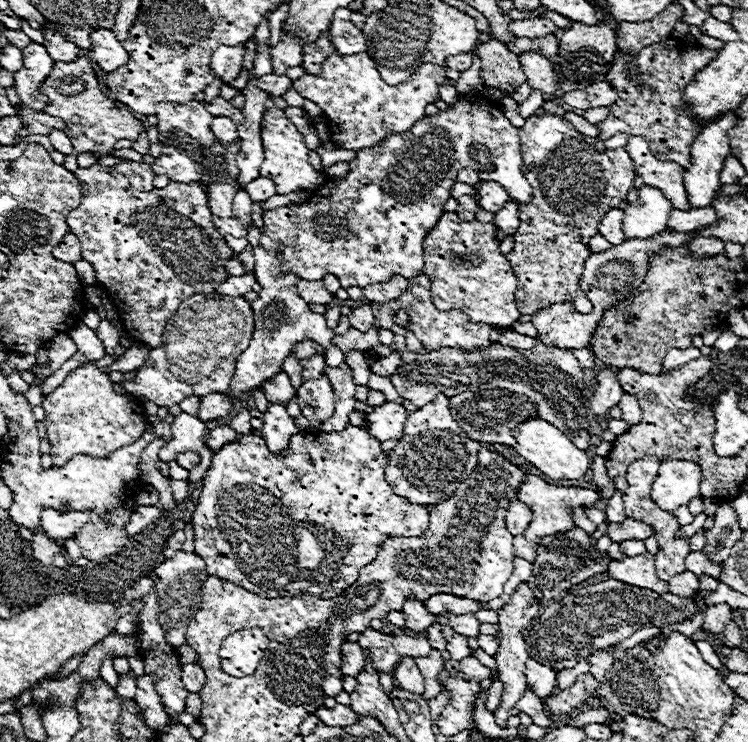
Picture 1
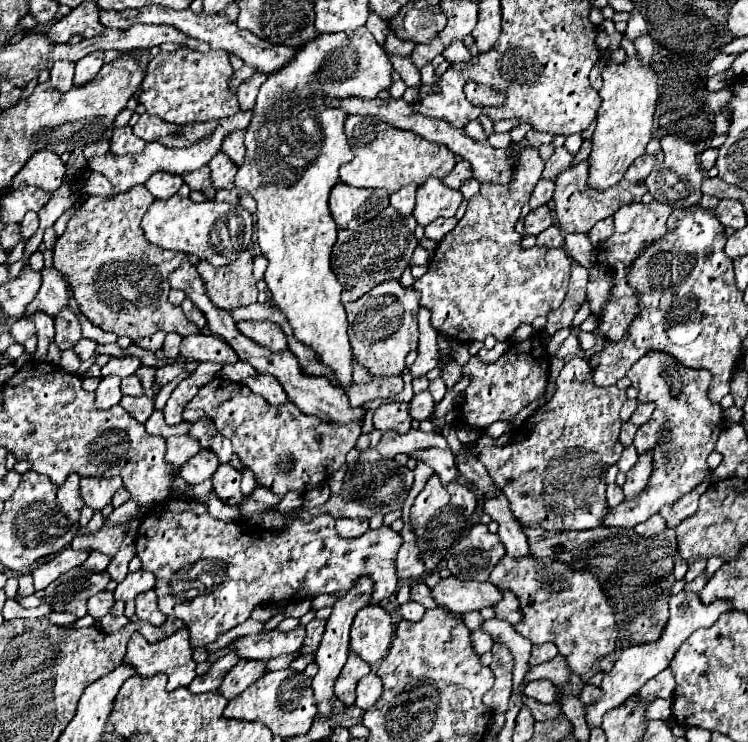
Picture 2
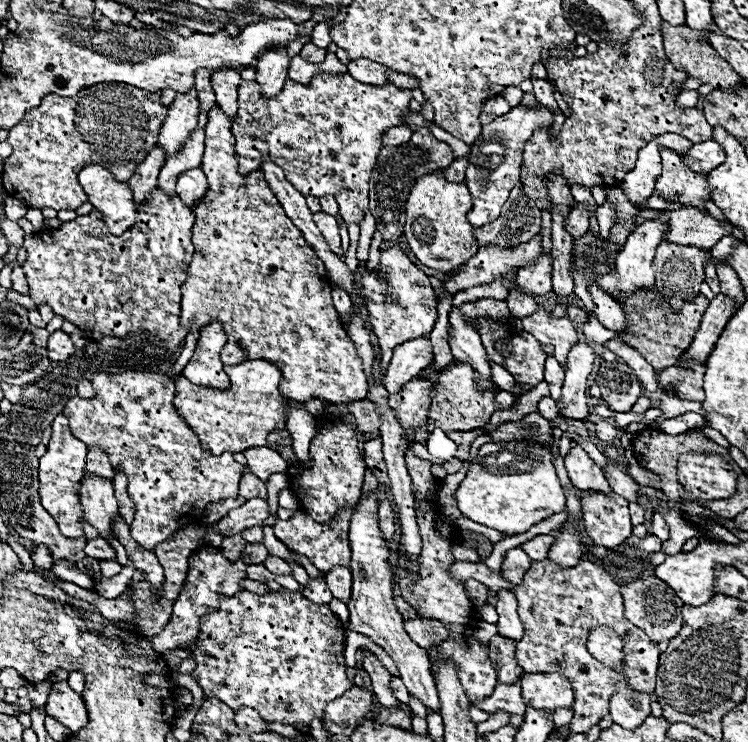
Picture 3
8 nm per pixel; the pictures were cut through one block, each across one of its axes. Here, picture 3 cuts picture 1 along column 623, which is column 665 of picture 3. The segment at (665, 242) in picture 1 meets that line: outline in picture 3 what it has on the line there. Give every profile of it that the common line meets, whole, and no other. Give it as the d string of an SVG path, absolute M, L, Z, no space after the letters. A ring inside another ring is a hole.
M680 244L658 246L652 262L652 268L656 272L656 290L664 296L674 312L680 312L682 304L692 302L700 294L700 284L704 282L704 266L710 258L710 252L702 252L700 248L682 248Z

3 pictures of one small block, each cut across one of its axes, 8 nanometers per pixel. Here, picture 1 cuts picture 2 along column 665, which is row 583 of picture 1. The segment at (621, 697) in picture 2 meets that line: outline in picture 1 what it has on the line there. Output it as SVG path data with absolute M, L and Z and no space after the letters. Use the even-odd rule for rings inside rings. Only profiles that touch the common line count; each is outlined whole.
M638 554L638 556L626 556L622 562L612 560L608 568L610 578L622 580L632 586L640 588L652 588L654 592L668 592L668 582L660 580L656 576L656 566L654 566L654 556L652 554Z

